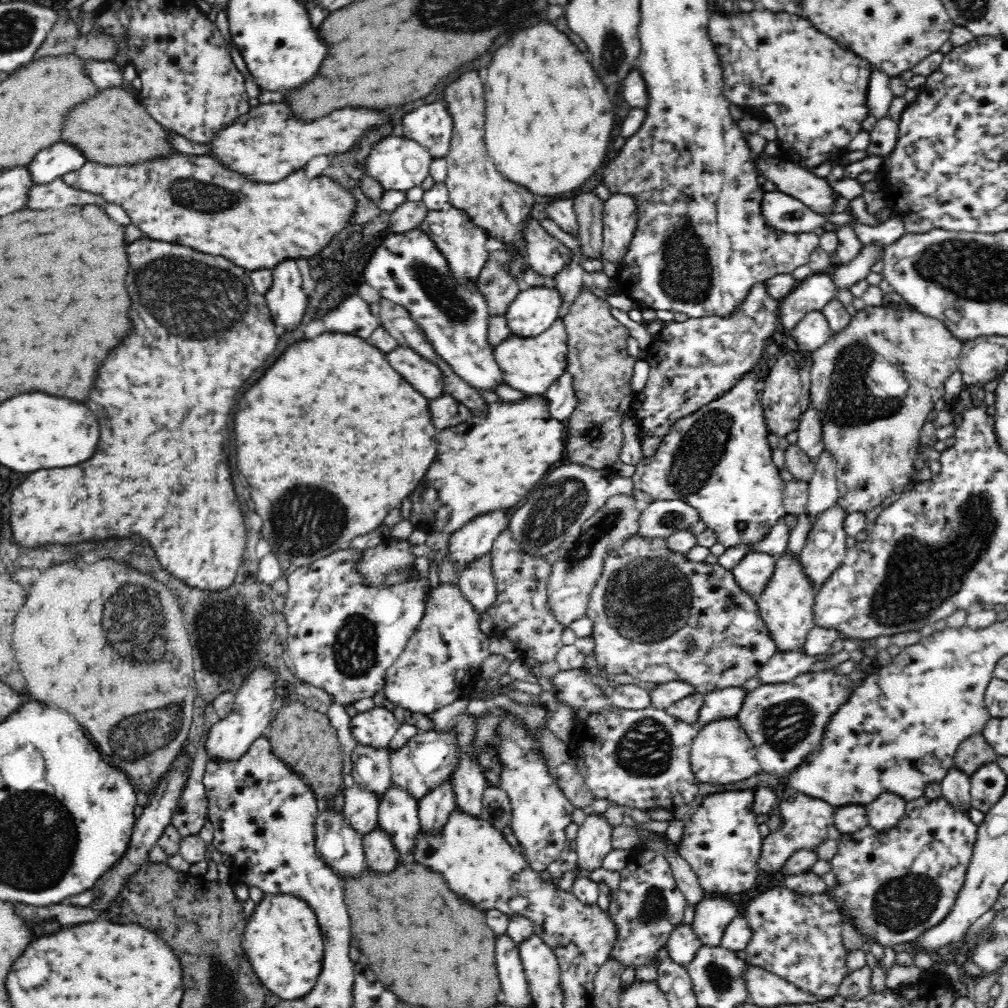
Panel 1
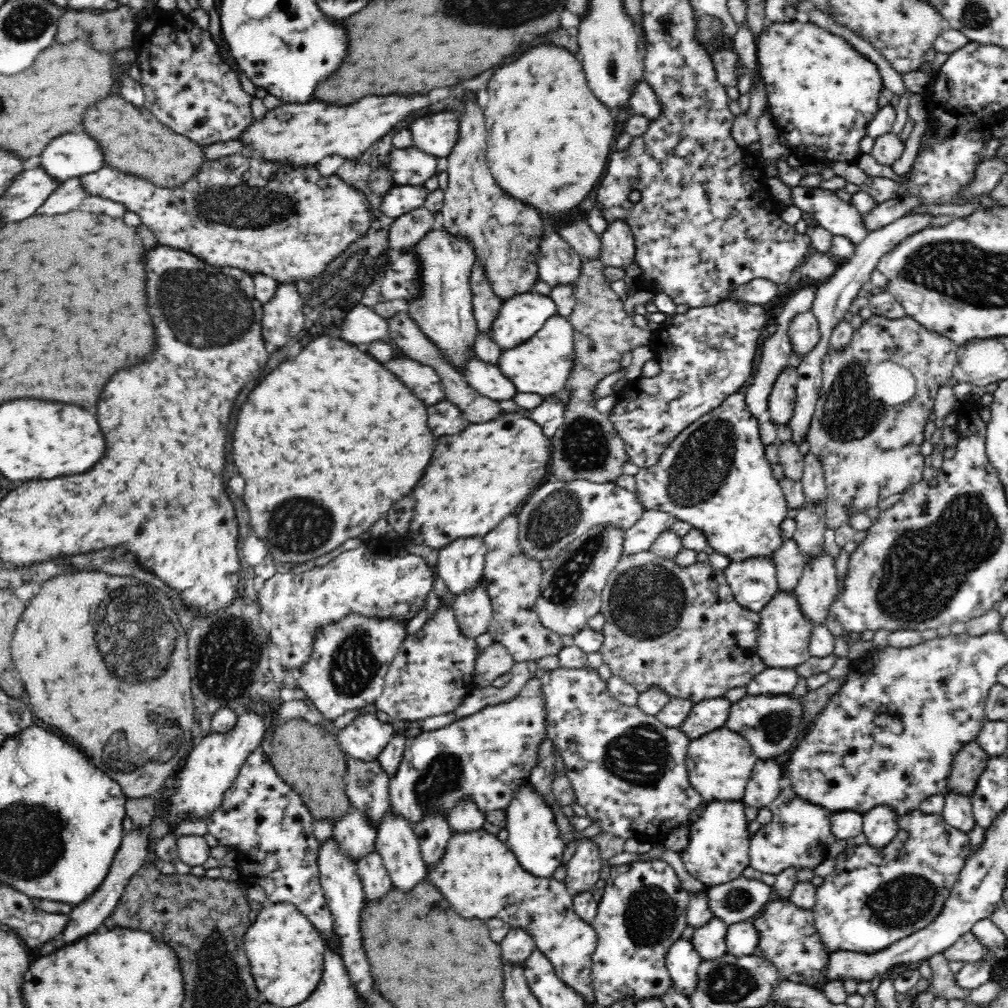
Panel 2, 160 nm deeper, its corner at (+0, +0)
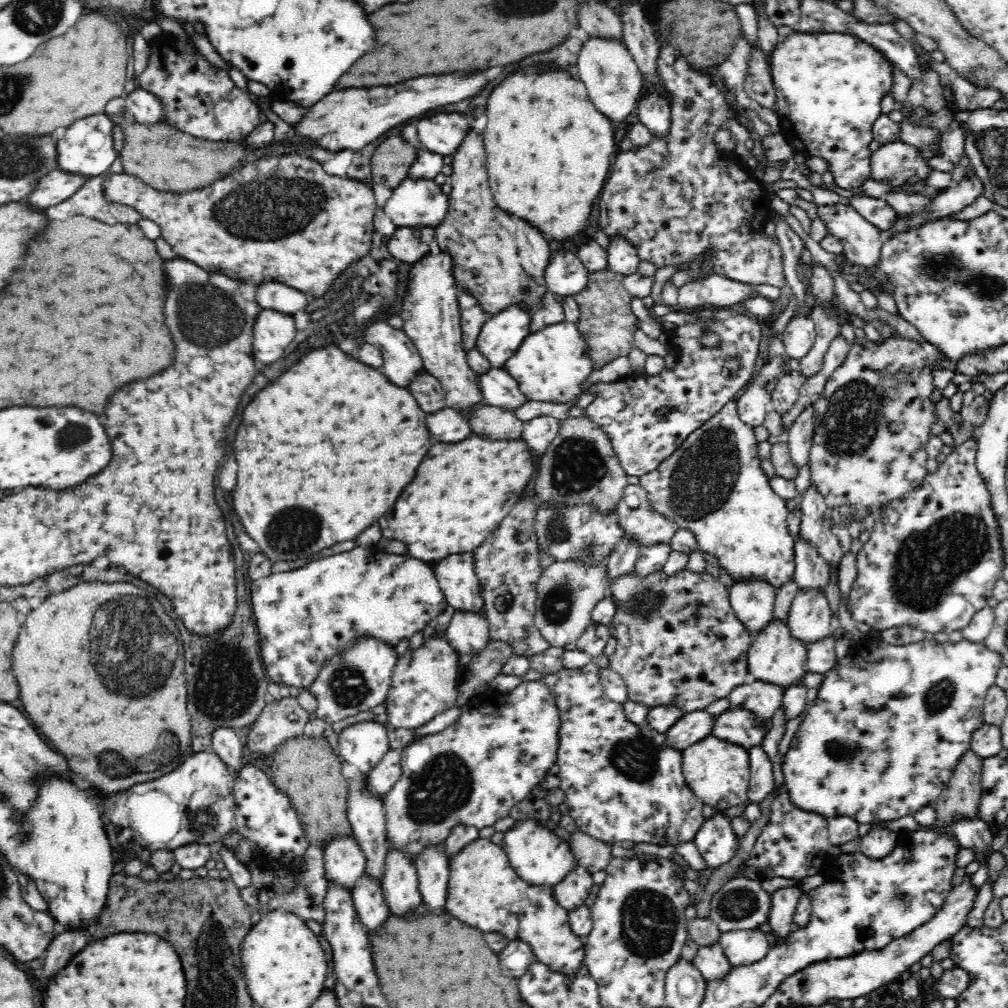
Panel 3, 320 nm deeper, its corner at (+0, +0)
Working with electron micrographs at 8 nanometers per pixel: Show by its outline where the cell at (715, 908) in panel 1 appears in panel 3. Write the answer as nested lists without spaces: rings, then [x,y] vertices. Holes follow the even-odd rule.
[[[719,944],[700,947],[692,963],[700,971],[706,984],[724,978],[732,970]]]

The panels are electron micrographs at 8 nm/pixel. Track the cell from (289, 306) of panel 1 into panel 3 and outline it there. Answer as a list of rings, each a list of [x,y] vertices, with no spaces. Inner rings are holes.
[[[261,310],[253,328],[254,360],[262,366],[270,366],[282,358],[284,350],[296,336],[294,318],[274,310]]]

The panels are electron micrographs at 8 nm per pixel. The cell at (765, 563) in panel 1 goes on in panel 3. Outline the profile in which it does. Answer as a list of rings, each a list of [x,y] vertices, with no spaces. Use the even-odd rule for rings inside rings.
[[[760,579],[736,581],[729,589],[729,601],[744,629],[756,638],[773,618],[776,590]]]

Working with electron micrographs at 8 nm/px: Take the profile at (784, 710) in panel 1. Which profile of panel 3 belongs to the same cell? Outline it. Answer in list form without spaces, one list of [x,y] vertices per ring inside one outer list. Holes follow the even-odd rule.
[[[748,710],[724,711],[715,718],[710,736],[745,749],[762,745],[767,732]]]

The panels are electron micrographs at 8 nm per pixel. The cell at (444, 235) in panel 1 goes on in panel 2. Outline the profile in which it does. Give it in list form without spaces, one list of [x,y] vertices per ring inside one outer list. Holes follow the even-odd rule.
[[[438,225],[426,234],[426,238],[422,238],[414,252],[418,257],[420,294],[414,296],[414,301],[404,302],[403,311],[438,347],[438,351],[448,359],[450,367],[463,374],[467,360],[473,354],[473,344],[478,334],[470,289],[470,274],[476,263],[473,247]]]

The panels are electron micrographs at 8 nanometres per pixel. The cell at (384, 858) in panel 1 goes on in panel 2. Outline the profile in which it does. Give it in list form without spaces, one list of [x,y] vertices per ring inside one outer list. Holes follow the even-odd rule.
[[[376,851],[356,863],[356,875],[362,883],[365,903],[379,903],[392,890],[390,875]]]

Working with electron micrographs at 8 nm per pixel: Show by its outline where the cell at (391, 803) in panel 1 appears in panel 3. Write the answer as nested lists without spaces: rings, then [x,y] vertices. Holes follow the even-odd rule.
[[[387,851],[380,885],[390,914],[396,917],[409,915],[422,903],[418,890],[418,871],[415,864],[402,851]]]

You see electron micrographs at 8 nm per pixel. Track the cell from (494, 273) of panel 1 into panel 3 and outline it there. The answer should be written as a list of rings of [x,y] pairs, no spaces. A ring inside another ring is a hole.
[[[466,291],[458,294],[458,306],[460,310],[460,331],[462,331],[462,349],[468,352],[474,349],[474,342],[480,334],[482,324],[486,323],[492,316],[482,311],[478,305],[478,299],[468,295]]]

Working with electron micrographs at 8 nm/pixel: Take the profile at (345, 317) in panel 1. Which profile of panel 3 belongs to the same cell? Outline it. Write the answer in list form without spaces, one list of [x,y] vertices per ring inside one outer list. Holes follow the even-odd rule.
[[[375,320],[364,328],[362,339],[381,350],[381,372],[396,386],[408,388],[414,377],[424,371],[421,354],[403,329]]]

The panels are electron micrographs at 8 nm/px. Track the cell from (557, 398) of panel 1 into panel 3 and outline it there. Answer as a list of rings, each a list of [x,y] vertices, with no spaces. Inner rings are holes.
[[[540,416],[524,421],[522,424],[522,440],[528,445],[529,452],[534,458],[548,453],[548,447],[558,436],[561,420],[552,416]]]

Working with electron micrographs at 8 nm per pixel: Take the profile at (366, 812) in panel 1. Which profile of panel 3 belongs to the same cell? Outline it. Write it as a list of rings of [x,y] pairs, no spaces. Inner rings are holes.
[[[353,835],[338,837],[325,845],[324,876],[331,885],[350,891],[364,874],[366,861]]]

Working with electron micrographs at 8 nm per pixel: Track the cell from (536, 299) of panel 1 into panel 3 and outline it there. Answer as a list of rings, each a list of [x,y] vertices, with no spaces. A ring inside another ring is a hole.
[[[512,305],[482,324],[474,342],[492,369],[502,369],[528,336],[531,316],[520,305]]]

